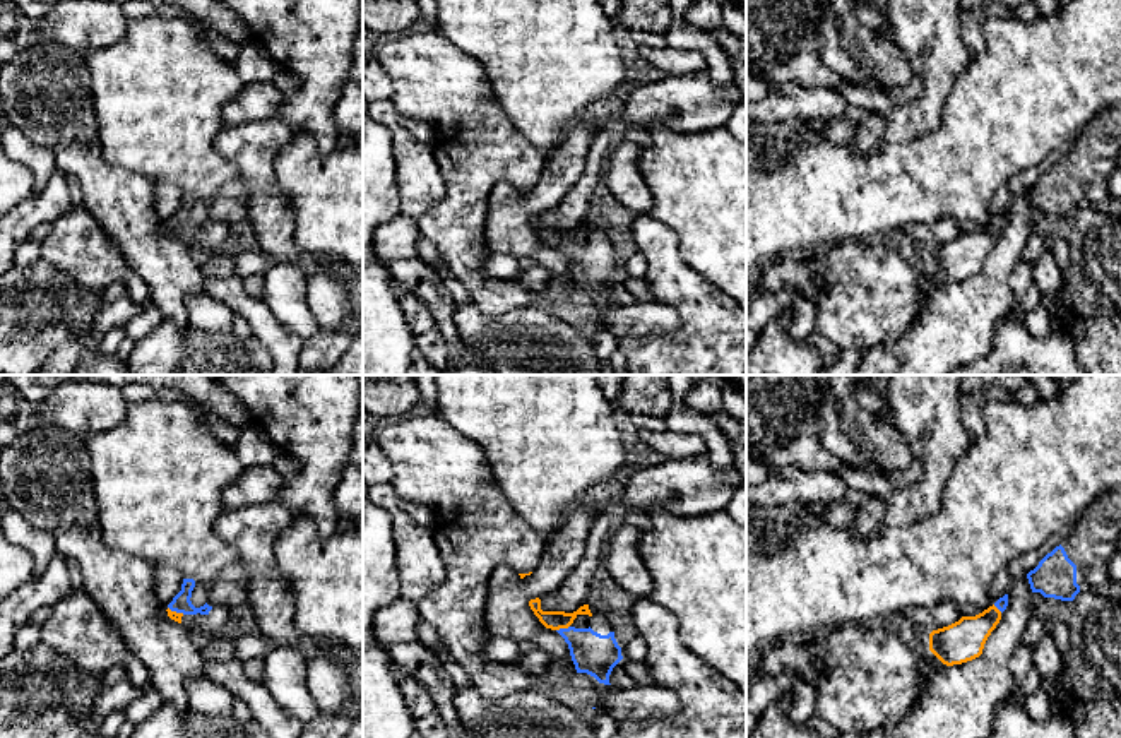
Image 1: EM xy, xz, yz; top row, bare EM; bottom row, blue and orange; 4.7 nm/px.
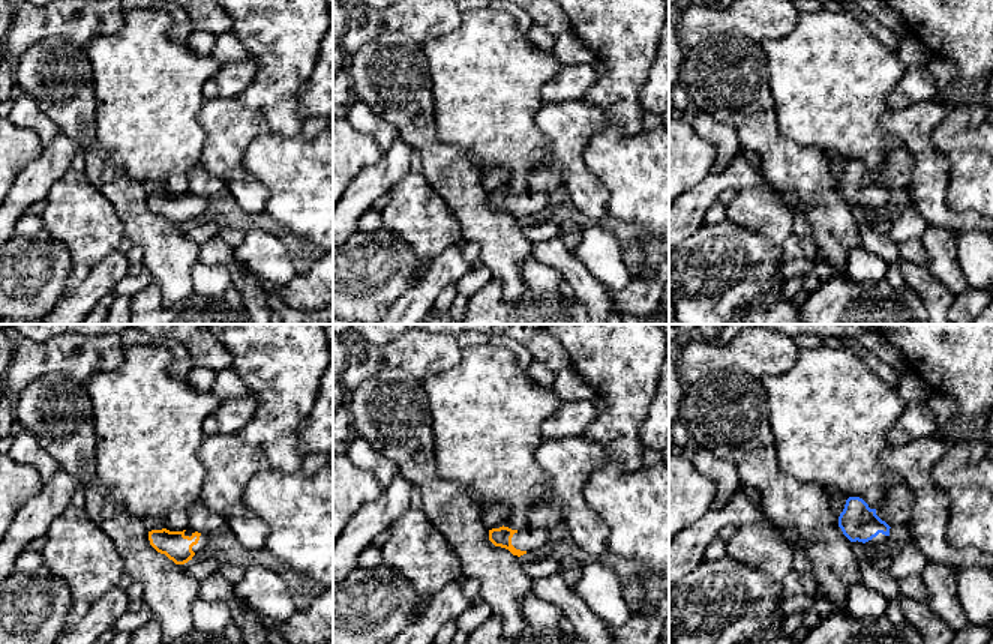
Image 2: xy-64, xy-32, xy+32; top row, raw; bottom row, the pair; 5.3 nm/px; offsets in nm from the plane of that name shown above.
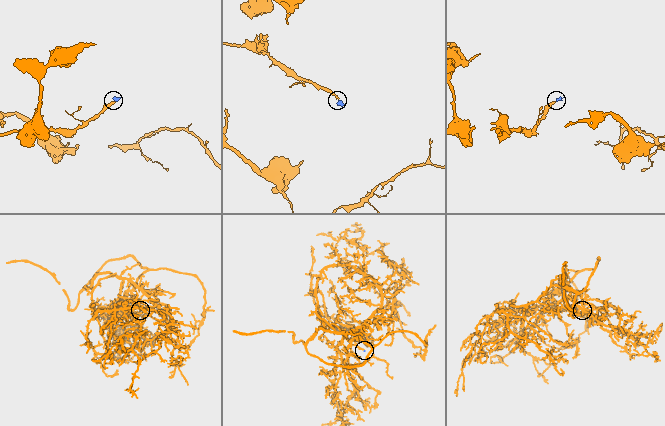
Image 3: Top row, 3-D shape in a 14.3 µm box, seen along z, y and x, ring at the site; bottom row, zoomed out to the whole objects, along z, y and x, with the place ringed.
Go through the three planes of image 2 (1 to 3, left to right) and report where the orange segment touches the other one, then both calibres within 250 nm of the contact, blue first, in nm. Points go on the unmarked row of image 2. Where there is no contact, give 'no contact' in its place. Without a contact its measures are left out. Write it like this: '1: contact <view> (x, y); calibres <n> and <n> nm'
1: no contact
2: no contact
3: no contact

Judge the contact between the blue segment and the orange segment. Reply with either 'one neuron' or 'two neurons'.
one neuron

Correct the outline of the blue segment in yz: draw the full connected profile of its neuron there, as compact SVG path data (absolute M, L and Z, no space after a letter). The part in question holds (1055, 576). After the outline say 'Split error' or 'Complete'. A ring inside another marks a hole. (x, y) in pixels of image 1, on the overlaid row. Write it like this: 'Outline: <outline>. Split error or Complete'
Outline: M1121 486L1099 497L1065 539L1027 574L1032 592L1073 601L1082 587L1112 586L1107 567L1121 536Z. Split error

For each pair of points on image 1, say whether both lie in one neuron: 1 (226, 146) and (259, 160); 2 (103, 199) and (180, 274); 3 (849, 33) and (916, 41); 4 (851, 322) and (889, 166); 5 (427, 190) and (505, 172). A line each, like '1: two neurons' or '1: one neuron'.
1: one neuron
2: one neuron
3: two neurons
4: two neurons
5: two neurons

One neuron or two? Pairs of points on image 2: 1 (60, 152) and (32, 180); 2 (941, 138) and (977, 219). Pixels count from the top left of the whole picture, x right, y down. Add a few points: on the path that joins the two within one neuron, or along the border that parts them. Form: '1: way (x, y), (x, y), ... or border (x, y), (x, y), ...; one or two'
1: way (53, 159), (39, 173); one
2: border (947, 188), (947, 203), (953, 209), (977, 213); two

